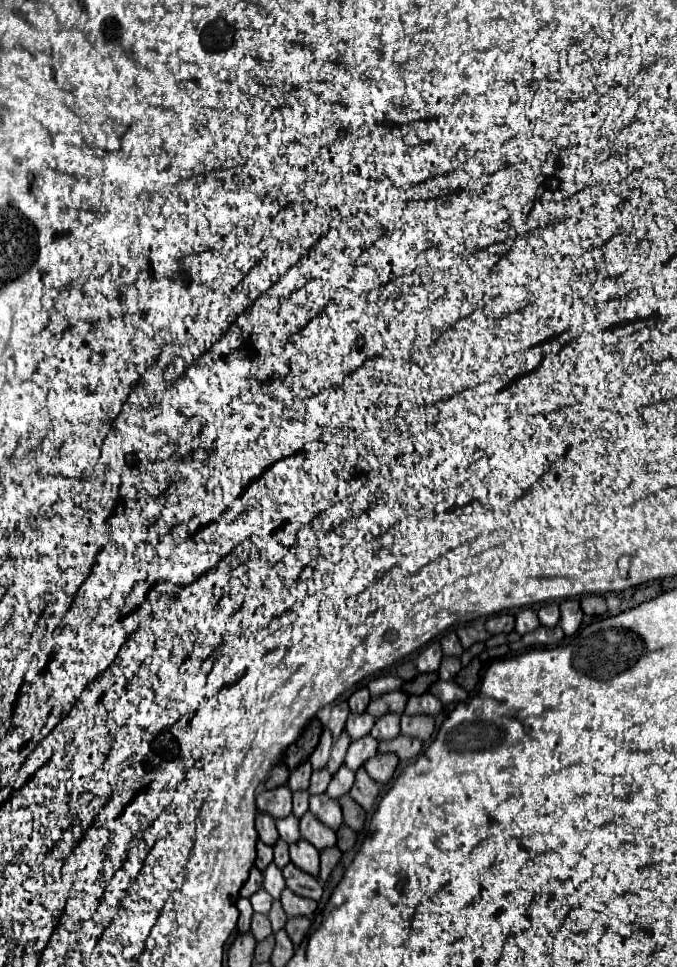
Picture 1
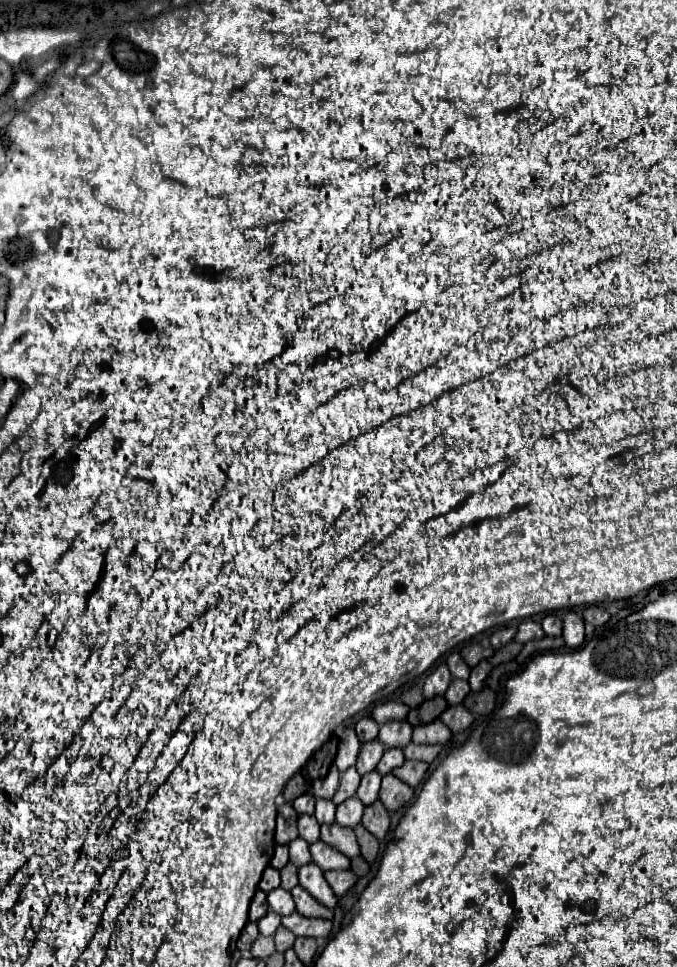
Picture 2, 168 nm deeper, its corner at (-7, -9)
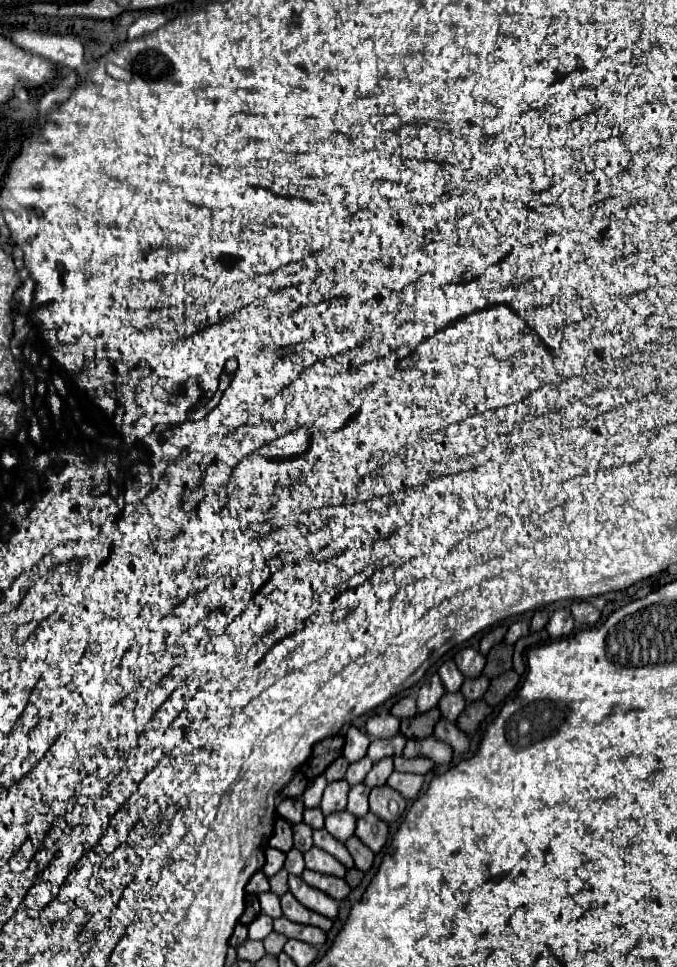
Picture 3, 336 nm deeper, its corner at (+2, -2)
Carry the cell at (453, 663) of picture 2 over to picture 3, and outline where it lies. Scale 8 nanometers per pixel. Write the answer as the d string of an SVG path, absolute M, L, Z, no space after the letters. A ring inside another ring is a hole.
M448 659L448 661L442 663L442 667L438 669L438 675L440 675L442 685L446 687L448 693L460 691L462 683L464 683L464 675L460 675L460 671L458 671L458 667L456 667L456 663L452 659Z

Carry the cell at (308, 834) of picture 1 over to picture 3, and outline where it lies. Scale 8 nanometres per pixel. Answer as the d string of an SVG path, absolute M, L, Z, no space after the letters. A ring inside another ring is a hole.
M312 847L312 851L304 855L304 861L306 861L306 869L310 871L322 873L322 875L334 875L334 877L346 875L346 867L340 861L332 859L332 855L320 851L318 847Z

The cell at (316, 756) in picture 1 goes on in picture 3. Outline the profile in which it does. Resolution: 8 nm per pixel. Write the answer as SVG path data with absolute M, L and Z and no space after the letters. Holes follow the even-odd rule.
M322 775L316 777L316 779L312 781L312 785L310 785L310 787L304 791L304 795L302 795L302 803L304 803L306 809L310 809L310 807L318 807L318 805L320 805L324 787L326 787L326 779L324 779Z

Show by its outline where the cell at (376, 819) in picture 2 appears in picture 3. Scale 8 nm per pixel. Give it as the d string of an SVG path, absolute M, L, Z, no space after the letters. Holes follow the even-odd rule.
M368 813L356 821L356 837L370 847L372 853L380 853L388 839L388 825L382 819L376 819L376 815Z

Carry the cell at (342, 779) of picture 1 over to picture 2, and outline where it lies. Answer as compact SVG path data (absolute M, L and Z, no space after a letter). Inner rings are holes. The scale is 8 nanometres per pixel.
M347 798L345 802L341 802L337 806L337 818L335 822L339 826L347 826L347 828L353 828L361 822L361 814L363 814L363 804L359 798Z

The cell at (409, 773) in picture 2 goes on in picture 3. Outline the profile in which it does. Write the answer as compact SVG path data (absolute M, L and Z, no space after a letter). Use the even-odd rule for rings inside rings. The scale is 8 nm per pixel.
M394 771L388 779L388 787L396 789L404 799L414 799L420 793L422 785L424 785L422 775L404 775L404 773Z

